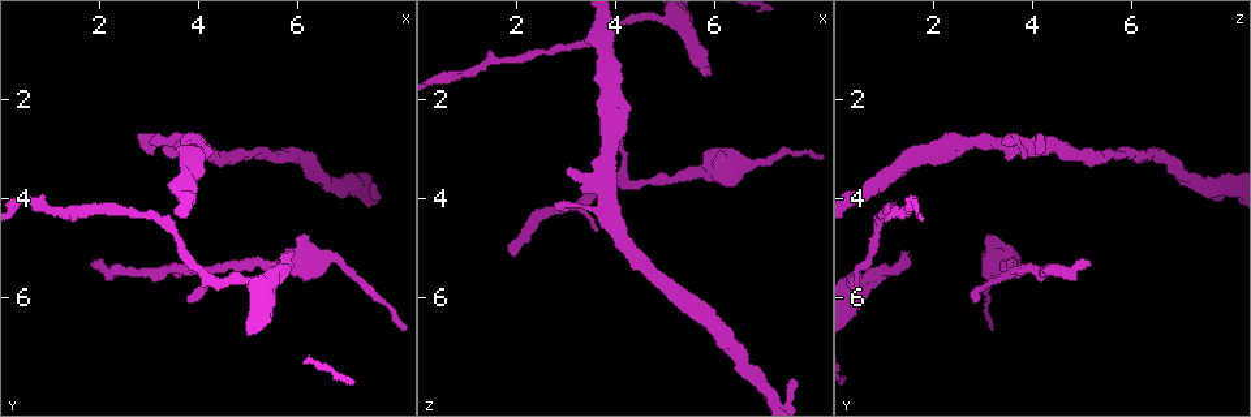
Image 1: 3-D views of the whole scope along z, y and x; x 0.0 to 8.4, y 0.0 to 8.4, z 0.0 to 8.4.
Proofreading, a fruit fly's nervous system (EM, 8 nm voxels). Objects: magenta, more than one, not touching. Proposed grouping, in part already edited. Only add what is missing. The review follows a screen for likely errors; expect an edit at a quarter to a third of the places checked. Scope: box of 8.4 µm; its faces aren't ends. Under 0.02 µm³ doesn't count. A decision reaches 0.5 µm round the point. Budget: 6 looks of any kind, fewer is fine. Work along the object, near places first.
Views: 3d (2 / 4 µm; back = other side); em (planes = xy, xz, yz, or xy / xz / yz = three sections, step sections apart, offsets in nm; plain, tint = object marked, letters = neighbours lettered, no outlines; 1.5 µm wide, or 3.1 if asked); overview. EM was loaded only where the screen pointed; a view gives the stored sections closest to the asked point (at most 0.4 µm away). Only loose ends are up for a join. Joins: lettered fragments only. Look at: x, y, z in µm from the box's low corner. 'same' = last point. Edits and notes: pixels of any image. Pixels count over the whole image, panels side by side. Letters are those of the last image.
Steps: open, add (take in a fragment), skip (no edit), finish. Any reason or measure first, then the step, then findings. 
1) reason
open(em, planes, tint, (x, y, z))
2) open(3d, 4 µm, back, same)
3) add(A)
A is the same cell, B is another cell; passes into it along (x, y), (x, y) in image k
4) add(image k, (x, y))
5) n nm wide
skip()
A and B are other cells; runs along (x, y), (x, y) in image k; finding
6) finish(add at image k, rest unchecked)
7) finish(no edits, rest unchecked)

free end
open(3d, 2 µm, (1.90, 5.35, 5.15))

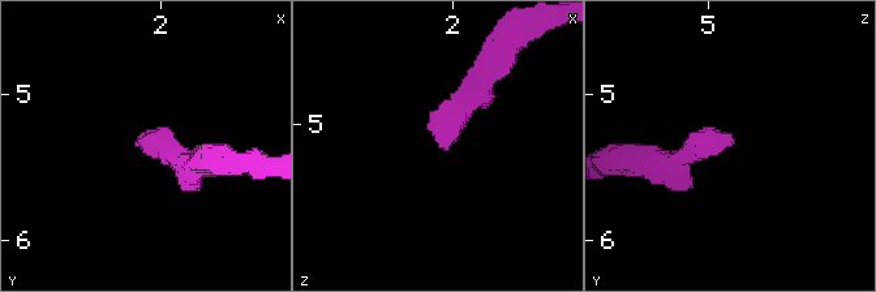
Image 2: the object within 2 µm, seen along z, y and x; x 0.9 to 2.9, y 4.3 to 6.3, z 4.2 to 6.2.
need the tissue
open(em, xy, step 8, letters, (1.92, 5.36, 5.18))

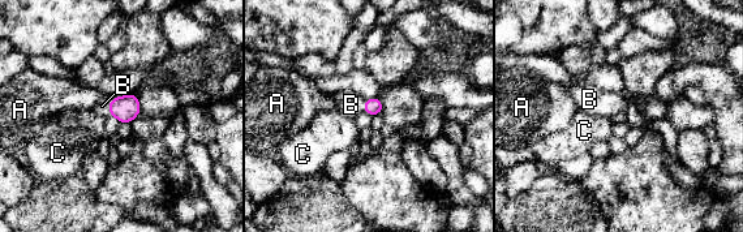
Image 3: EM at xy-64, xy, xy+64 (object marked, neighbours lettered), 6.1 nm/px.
open(em, planes, letters, same)

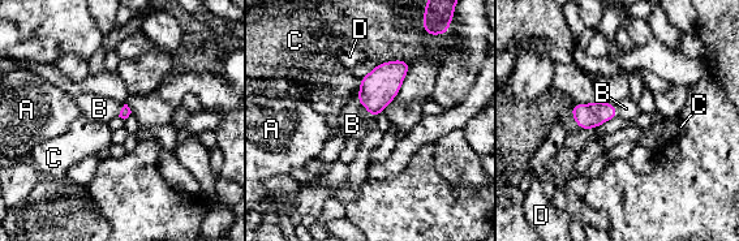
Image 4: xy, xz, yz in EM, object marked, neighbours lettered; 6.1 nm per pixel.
add(B)
B is the same cell, A, C and D are other cells; it goes on there

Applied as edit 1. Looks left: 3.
an open end
open(em, yz, step 4, plain, (3.75, 6.05, 2.90))

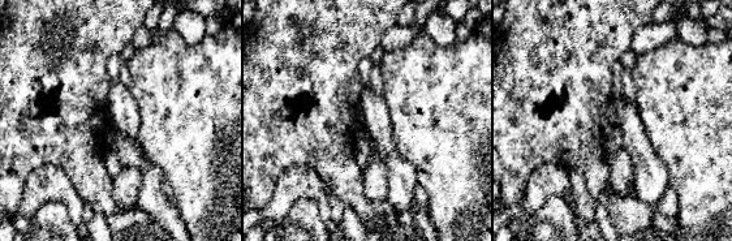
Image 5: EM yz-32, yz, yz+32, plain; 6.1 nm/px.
open(em, yz, step 4, letters, same)

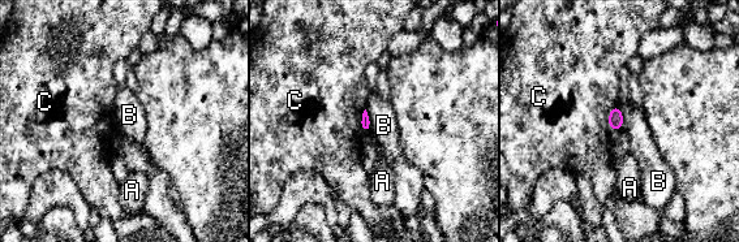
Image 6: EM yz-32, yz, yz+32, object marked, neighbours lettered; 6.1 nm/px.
skip()
A, B and C are other cells; border along (618, 104), (622, 112), (623, 128) in image 6; none of them fits

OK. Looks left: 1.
an open end
open(em, planes, letters, (5.90, 5.05, 1.55))

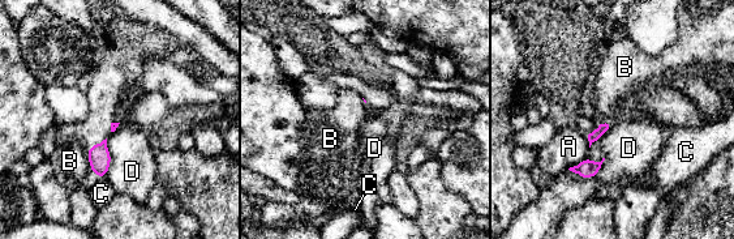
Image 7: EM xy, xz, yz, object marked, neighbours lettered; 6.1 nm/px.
add(B)
B is the same cell, A, C and D are other cells; the cell continues

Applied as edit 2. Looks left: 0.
finish(add at image 4, add at image 7, rest unchecked)

